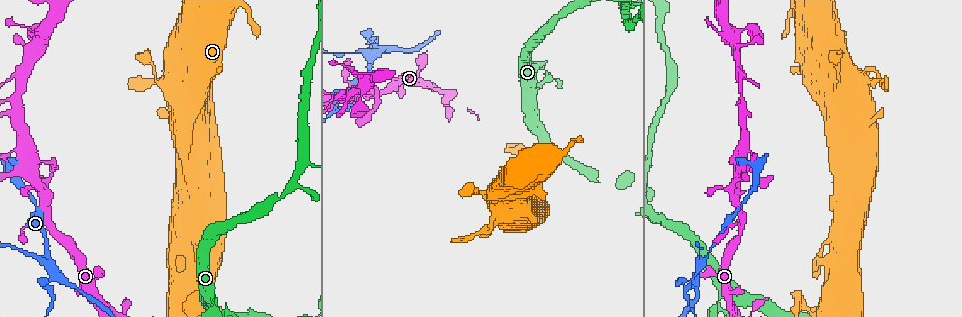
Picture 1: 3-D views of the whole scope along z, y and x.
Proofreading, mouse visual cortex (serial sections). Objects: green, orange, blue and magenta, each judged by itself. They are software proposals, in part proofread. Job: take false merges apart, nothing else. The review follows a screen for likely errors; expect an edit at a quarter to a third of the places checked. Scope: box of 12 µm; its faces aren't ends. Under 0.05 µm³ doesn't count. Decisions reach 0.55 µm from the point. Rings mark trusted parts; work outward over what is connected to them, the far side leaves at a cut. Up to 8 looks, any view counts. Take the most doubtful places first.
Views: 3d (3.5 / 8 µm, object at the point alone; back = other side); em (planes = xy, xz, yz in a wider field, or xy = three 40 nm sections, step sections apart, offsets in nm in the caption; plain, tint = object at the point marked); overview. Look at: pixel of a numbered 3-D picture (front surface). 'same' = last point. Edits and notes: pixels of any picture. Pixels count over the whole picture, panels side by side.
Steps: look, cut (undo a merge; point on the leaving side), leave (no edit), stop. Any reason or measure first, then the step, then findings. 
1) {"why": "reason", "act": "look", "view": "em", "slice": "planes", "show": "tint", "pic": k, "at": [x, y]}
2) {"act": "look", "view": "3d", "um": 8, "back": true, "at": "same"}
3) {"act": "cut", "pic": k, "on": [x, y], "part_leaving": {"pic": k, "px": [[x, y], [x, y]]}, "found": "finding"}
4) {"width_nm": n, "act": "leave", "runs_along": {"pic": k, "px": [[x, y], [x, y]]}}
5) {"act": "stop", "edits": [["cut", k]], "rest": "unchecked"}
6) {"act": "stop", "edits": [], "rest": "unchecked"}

{"why": "four-way junction", "act": "look", "view": "3d", "um": 3.5, "pic": 1, "at": [697, 272]}

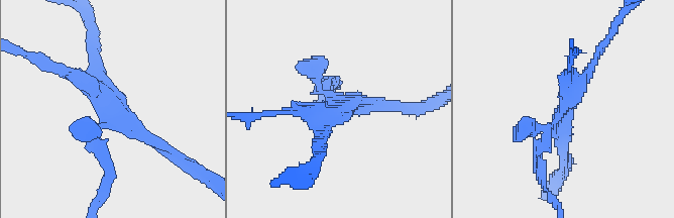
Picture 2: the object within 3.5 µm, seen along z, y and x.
{"arms": 4, "arm_widths_nm": [150, 150, 200, 250], "why": "need the tissue", "act": "look", "view": "em", "slice": "xy", "step": 1, "show": "plain", "pic": 2, "at": [341, 108]}

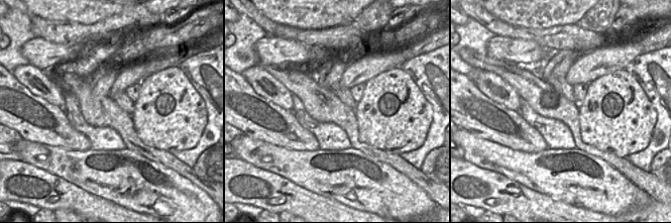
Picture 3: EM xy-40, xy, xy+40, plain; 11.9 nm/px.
{"why": "where the object lies", "act": "look", "view": "em", "slice": "xy", "step": 1, "show": "tint", "at": "same"}

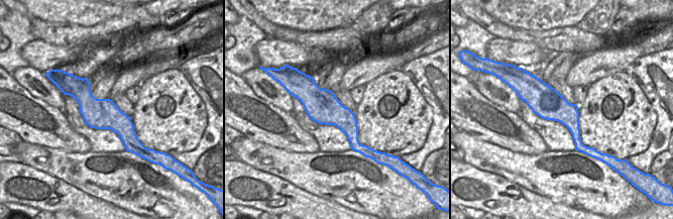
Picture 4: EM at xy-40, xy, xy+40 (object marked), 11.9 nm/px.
{"width_nm": 400, "act": "cut", "pic": 2, "on": [541, 169], "found": "a second cell is stuck on"}

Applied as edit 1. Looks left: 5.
{"act": "look", "view": "overview"}

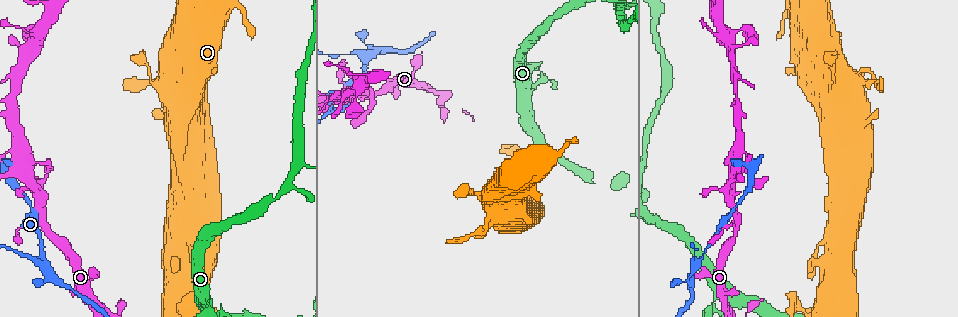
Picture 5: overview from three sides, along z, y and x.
{"why": "thin neck", "act": "look", "view": "3d", "um": 3.5, "back": true, "pic": 5, "at": [734, 299]}

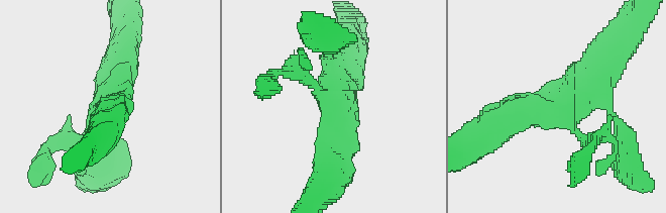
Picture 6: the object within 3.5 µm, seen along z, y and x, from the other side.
{"arms": 3, "arm_widths_nm": [200, 350, 450], "act": "look", "view": "em", "slice": "xy", "step": 1, "show": "tint", "pic": 6, "at": [564, 106]}

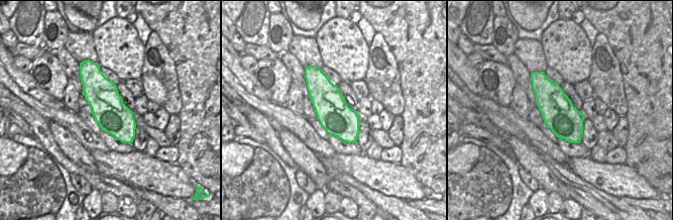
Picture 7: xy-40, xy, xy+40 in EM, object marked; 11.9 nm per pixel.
{"why": "cut it another way", "act": "look", "view": "em", "slice": "xy", "step": 5, "show": "tint", "at": "same"}

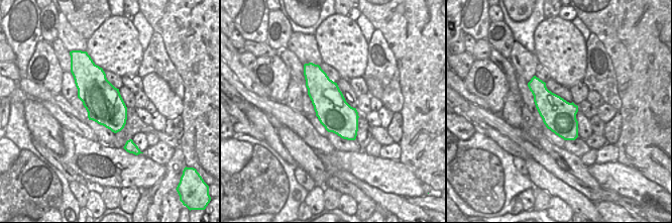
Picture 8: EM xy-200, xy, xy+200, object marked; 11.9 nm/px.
{"act": "cut", "pic": 6, "on": [291, 70], "found": "a second cell is stuck on"}

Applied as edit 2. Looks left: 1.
{"act": "stop", "edits": [["cut", 2], ["cut", 6]], "rest": "unchecked"}

